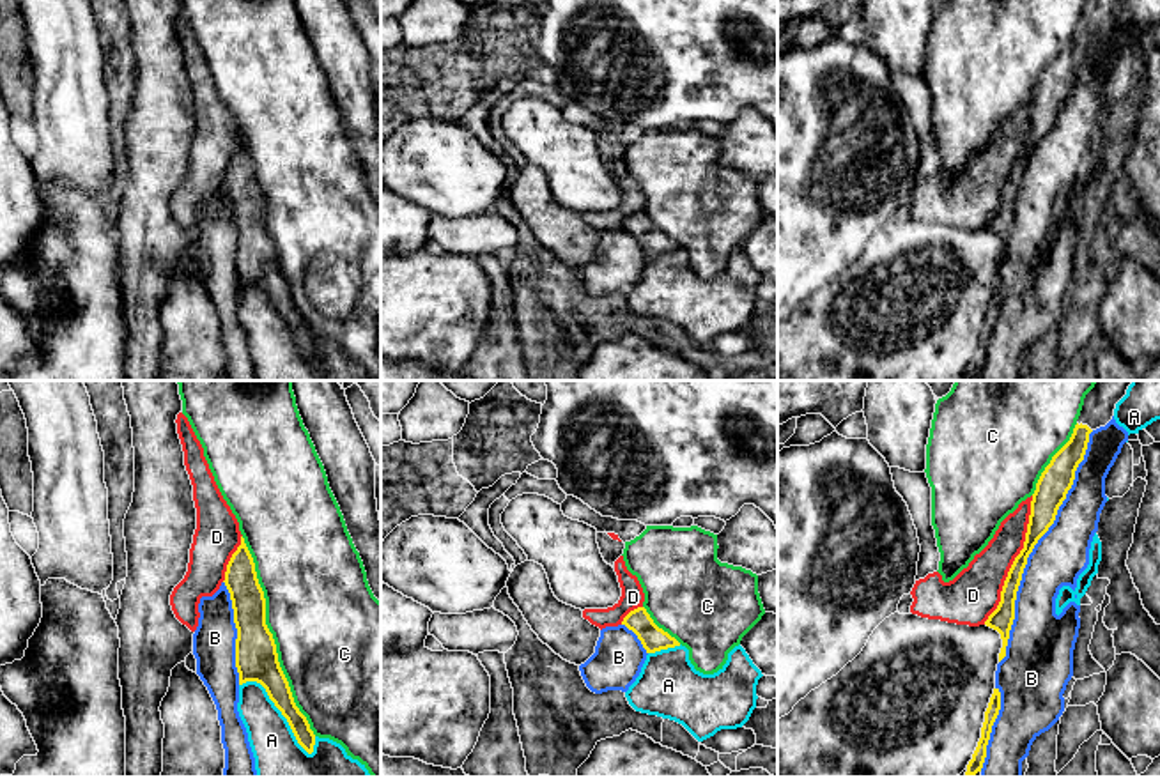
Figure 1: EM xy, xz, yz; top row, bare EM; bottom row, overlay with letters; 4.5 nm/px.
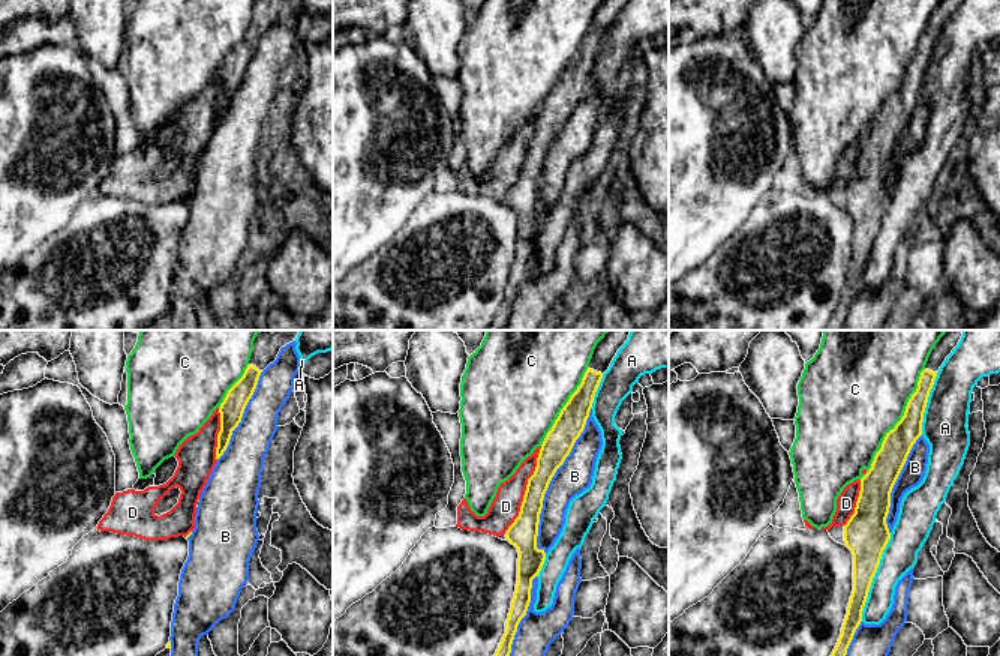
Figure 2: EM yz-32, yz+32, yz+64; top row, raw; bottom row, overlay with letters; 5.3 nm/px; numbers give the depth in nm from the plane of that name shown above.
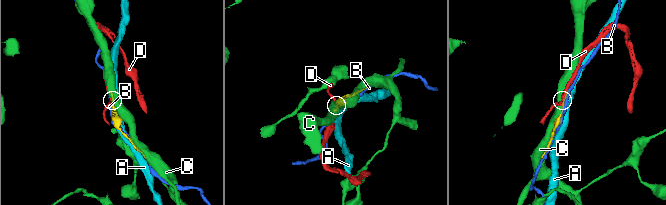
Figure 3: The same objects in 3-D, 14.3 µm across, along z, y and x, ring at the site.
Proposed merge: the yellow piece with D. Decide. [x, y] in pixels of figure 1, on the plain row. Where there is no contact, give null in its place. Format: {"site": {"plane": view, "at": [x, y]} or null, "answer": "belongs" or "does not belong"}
{"site": {"plane": "yz", "at": [1015, 163]}, "answer": "belongs"}

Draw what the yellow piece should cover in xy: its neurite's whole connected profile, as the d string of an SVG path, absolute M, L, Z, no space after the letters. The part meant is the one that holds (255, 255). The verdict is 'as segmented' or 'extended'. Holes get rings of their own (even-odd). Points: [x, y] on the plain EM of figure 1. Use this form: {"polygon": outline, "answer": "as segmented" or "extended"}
{"polygon": "M177 18L177 37L184 69L193 88L197 133L189 152L184 182L174 191L170 209L175 221L191 235L198 230L198 207L227 189L234 212L236 271L239 288L260 287L275 310L287 322L298 347L313 356L315 338L294 306L289 285L280 271L273 237L266 228L266 202L259 188L253 161L239 135L239 126L223 103L204 51L188 21Z", "answer": "extended"}

